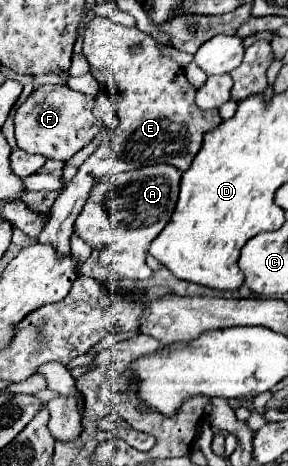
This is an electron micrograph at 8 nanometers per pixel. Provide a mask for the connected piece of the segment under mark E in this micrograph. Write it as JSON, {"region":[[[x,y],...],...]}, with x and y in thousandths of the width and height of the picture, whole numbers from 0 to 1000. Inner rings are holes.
{"region":[[[326,34],[292,60],[292,120],[326,146],[368,146],[389,159],[375,202],[410,227],[417,270],[389,279],[382,300],[347,305],[333,326],[271,361],[271,373],[208,408],[132,519],[174,524],[208,549],[243,545],[243,506],[257,476],[285,455],[299,421],[326,391],[368,373],[410,373],[521,352],[597,352],[646,369],[701,318],[708,288],[743,279],[771,258],[757,236],[715,240],[681,227],[681,193],[653,176],[639,150],[583,120],[569,120],[535,82],[493,73],[479,60],[431,60],[382,39]],[[486,94],[486,103],[458,103]]]}

